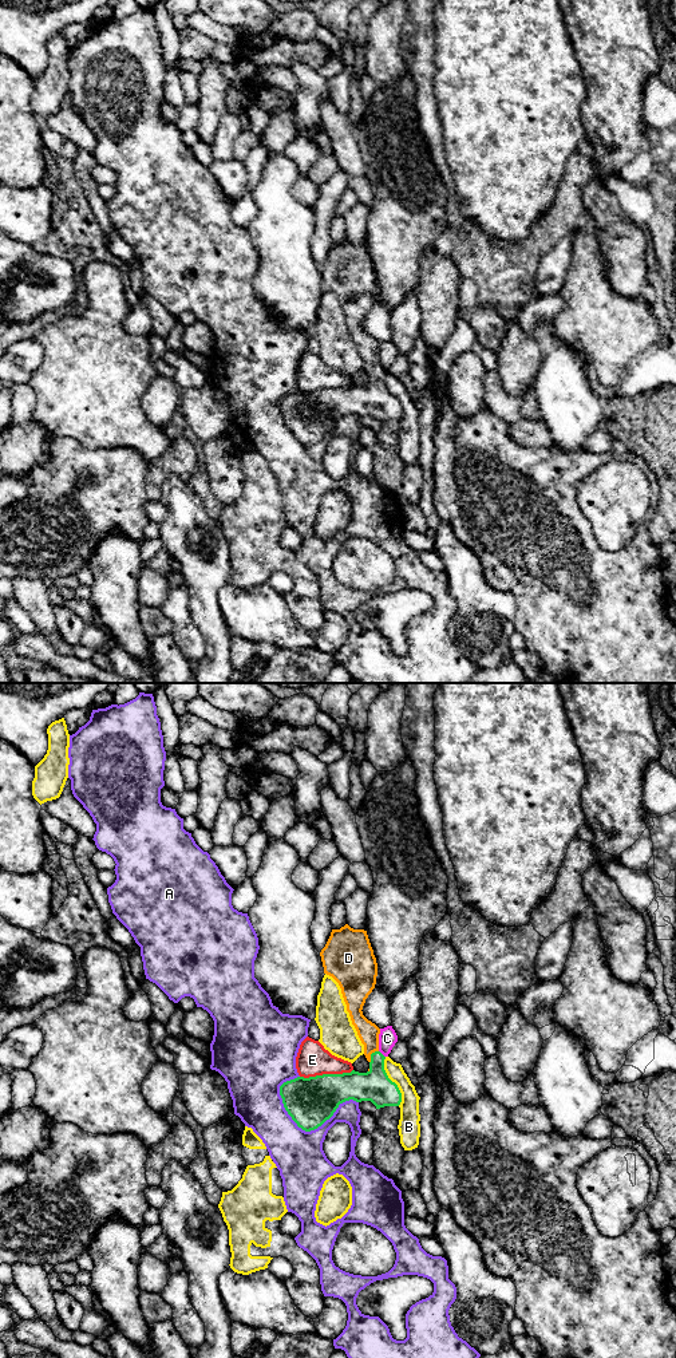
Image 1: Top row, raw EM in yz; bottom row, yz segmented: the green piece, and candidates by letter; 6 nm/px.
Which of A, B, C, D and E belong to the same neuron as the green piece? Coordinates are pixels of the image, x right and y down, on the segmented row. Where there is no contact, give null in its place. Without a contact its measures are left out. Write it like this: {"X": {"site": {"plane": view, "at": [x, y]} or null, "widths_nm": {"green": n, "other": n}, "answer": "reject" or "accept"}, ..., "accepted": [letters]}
{"A": {"site": {"plane": "yz", "at": [309, 1130]}, "widths_nm": {"green": 280, "other": 300}, "answer": "reject"}, "B": {"site": {"plane": "yz", "at": [391, 1081]}, "widths_nm": {"green": 190, "other": 120}, "answer": "reject"}, "C": {"site": {"plane": "yz", "at": [382, 1054]}, "widths_nm": {"green": 190, "other": 110}, "answer": "reject"}, "D": {"site": {"plane": "yz", "at": [371, 1055]}, "widths_nm": {"green": 190, "other": 130}, "answer": "accept"}, "E": {"site": {"plane": "yz", "at": [325, 1074]}, "widths_nm": {"green": 280, "other": 200}, "answer": "reject"}, "accepted": ["D"]}

